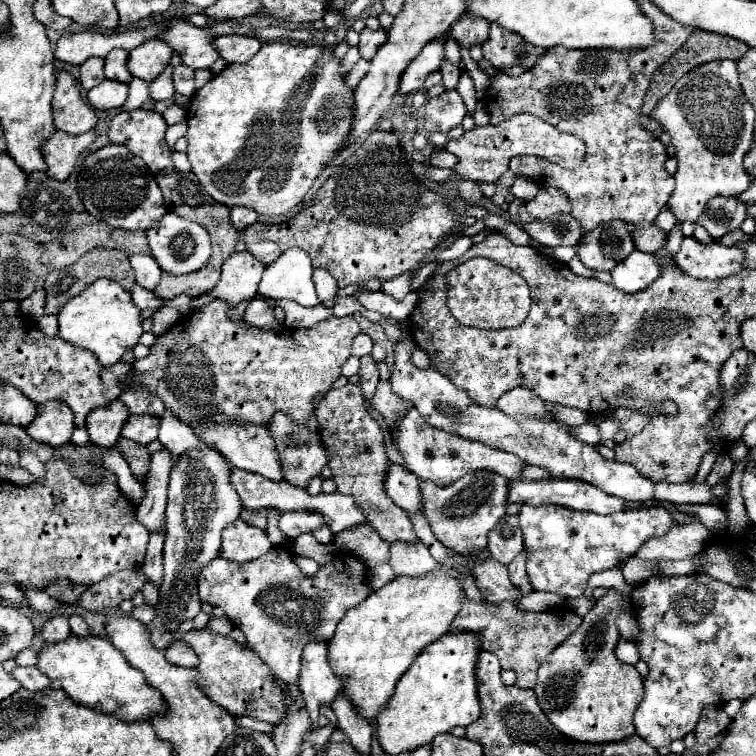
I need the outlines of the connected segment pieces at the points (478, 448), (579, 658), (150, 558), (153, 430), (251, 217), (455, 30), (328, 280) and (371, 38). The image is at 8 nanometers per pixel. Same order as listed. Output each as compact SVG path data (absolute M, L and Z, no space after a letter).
M410 409L400 421L396 421L396 427L390 429L394 447L402 455L402 467L420 477L422 481L432 481L436 485L450 485L452 481L460 479L468 471L476 469L490 469L494 473L500 473L506 479L518 479L520 469L526 465L520 461L516 455L486 447L484 443L470 441L470 439L460 439L458 435L440 431L432 425L428 425L416 409Z
M630 585L628 593L622 593L620 589L608 589L588 611L580 629L576 629L576 633L572 633L572 637L568 637L564 645L558 645L538 669L538 681L534 687L538 703L546 713L546 717L550 719L550 723L570 739L584 741L584 743L608 743L608 741L620 741L634 733L634 723L632 723L634 711L640 705L644 695L642 677L634 665L622 663L614 655L614 647L620 639L616 619L618 615L622 615L622 611L628 611L632 607L634 587L636 585Z
M150 533L150 543L146 551L146 559L142 563L142 571L146 573L148 581L160 587L162 581L162 545L164 545L164 533Z
M130 415L128 421L124 423L122 437L148 445L158 437L158 425L160 425L160 417L156 415Z
M232 207L230 209L230 217L232 217L232 223L234 223L234 227L238 231L242 231L248 225L258 221L258 213L254 209L248 209L248 207Z
M464 13L450 29L452 37L462 45L462 47L472 47L472 45L482 45L488 35L490 35L490 23L484 21L482 17L472 17L472 13Z
M320 269L314 271L314 285L316 285L316 291L318 291L318 299L322 303L334 299L336 293L338 293L336 279L330 273L326 273L326 271L320 271Z
M366 27L366 29L360 31L360 43L358 43L358 47L360 47L360 53L362 53L364 59L372 59L376 55L378 47L384 45L384 43L386 43L386 31L384 29L372 31L372 29Z

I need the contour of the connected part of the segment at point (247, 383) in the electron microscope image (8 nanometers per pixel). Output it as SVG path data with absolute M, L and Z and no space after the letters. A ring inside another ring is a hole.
M212 299L202 309L184 315L172 329L156 337L148 357L132 363L134 375L126 379L126 385L146 385L164 401L166 409L170 409L180 421L192 425L232 421L268 425L276 411L284 411L304 425L312 417L314 397L332 389L332 383L340 377L340 365L350 357L350 343L360 333L360 325L352 315L332 315L310 329L282 329L278 333L248 329L244 319L232 321L230 311L232 307L226 301Z

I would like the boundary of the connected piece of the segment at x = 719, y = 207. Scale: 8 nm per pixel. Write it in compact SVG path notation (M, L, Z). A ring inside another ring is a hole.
M714 197L706 205L698 223L702 223L712 237L722 237L738 229L746 217L744 203L738 197Z

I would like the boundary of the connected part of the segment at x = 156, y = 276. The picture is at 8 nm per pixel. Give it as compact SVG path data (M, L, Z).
M136 253L136 255L130 255L128 259L136 273L136 283L148 291L154 291L154 287L158 285L160 277L162 277L162 269L154 261L154 257L148 253Z

